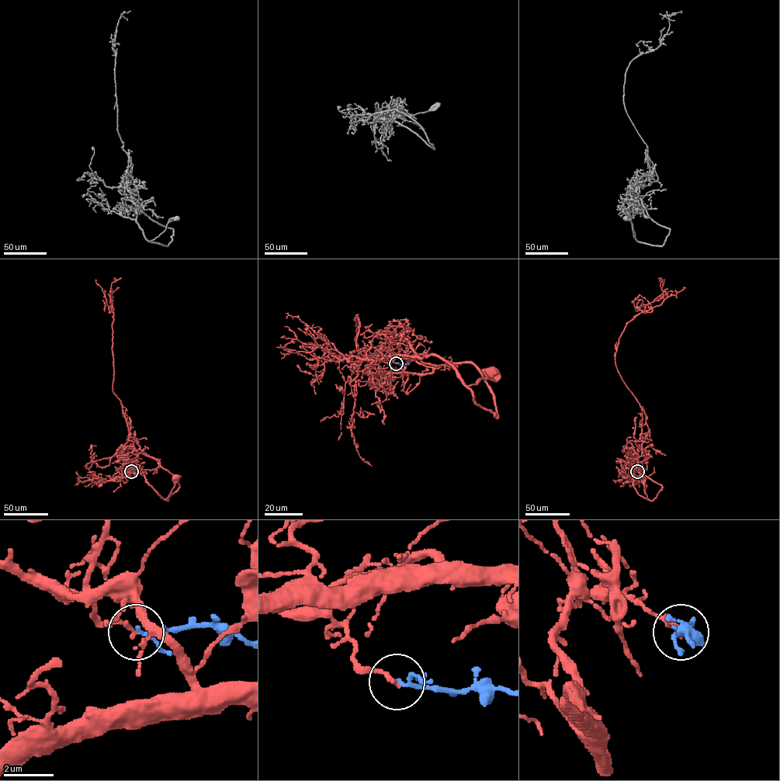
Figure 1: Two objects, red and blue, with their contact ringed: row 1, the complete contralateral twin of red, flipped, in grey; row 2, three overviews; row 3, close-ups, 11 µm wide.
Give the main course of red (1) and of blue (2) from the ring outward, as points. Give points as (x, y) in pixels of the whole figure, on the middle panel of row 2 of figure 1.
1: (396, 363), (391, 358), (397, 354), (414, 357), (434, 354), (449, 364), (466, 386), (475, 384), (490, 372)
2: (396, 363), (409, 364)

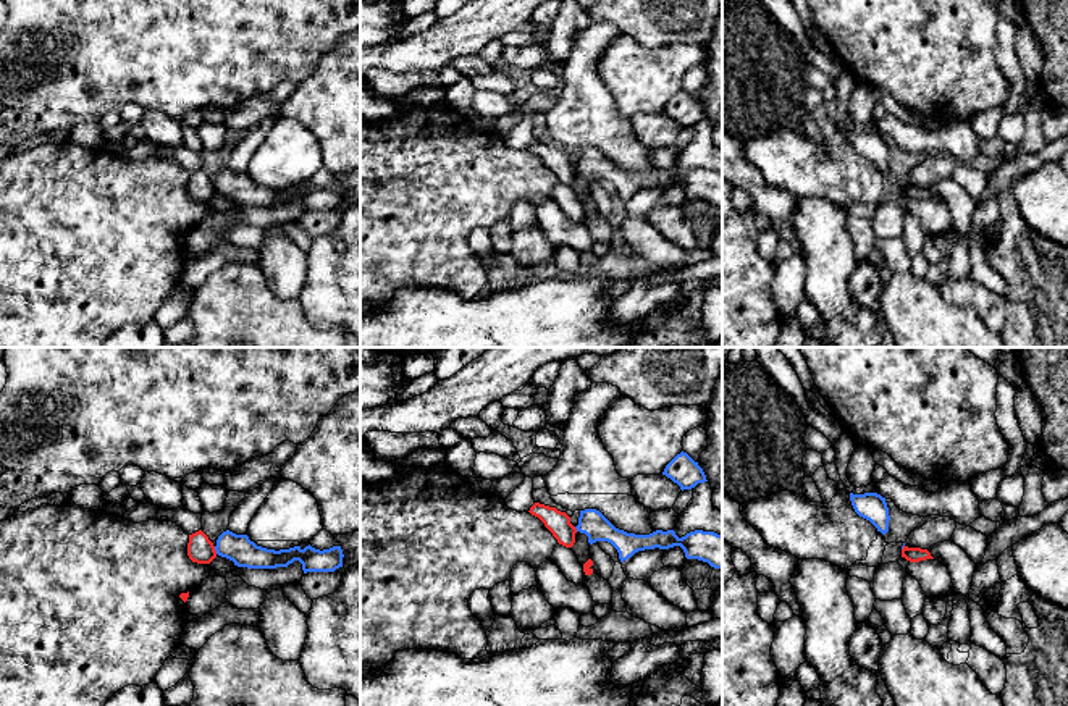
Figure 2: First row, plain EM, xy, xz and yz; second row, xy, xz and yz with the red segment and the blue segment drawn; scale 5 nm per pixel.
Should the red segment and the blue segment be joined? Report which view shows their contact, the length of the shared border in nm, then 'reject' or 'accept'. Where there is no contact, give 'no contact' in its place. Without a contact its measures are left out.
xy | 40 nm | reject

